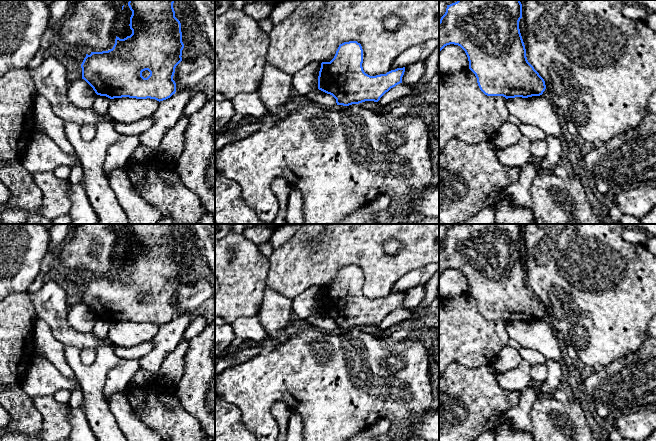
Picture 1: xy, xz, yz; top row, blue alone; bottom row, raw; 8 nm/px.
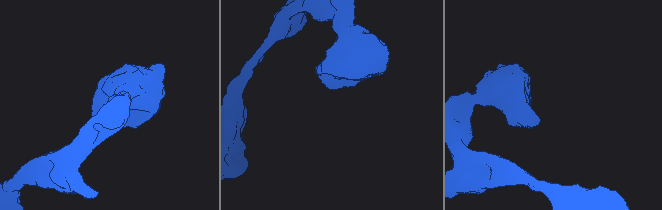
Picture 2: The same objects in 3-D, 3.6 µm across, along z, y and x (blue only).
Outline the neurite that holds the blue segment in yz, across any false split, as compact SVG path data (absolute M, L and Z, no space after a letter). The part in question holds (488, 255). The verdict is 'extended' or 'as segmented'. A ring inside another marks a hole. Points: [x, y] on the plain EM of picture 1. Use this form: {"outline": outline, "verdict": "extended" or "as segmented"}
{"outline": "M458 224L447 229L439 245L439 277L450 268L460 270L468 281L469 293L475 298L480 314L487 320L506 323L540 320L546 309L527 284L519 253L521 242L520 224Z", "verdict": "as segmented"}

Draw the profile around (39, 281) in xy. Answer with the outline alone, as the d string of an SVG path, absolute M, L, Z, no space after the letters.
M39 273L38 276L33 281L33 283L28 288L27 292L29 294L32 294L32 293L35 293L38 290L40 290L42 288L42 286L44 285L46 279L47 279L46 276L44 276L43 274Z

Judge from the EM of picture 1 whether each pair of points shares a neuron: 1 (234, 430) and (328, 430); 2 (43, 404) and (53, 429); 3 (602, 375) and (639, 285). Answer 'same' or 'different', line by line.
1: different
2: same
3: different

